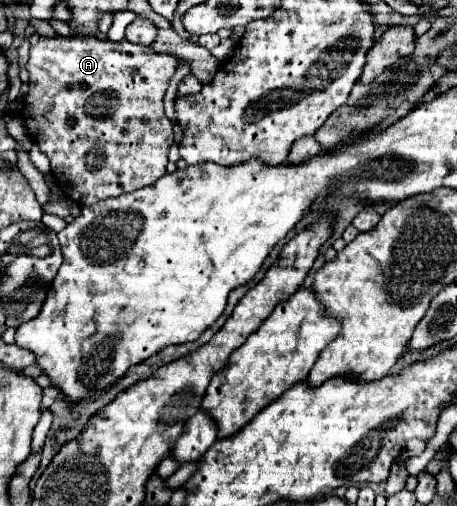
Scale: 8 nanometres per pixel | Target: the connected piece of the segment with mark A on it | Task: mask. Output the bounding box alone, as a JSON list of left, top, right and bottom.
[23,35,177,205]

